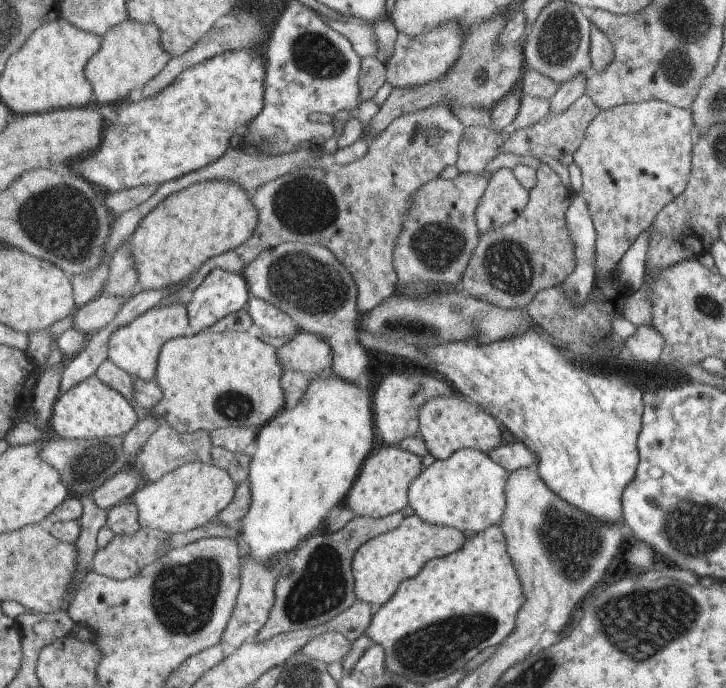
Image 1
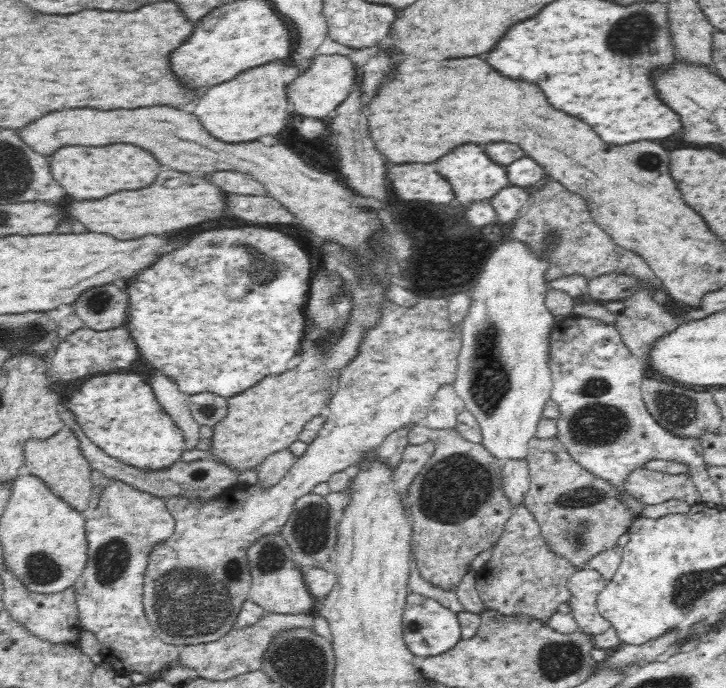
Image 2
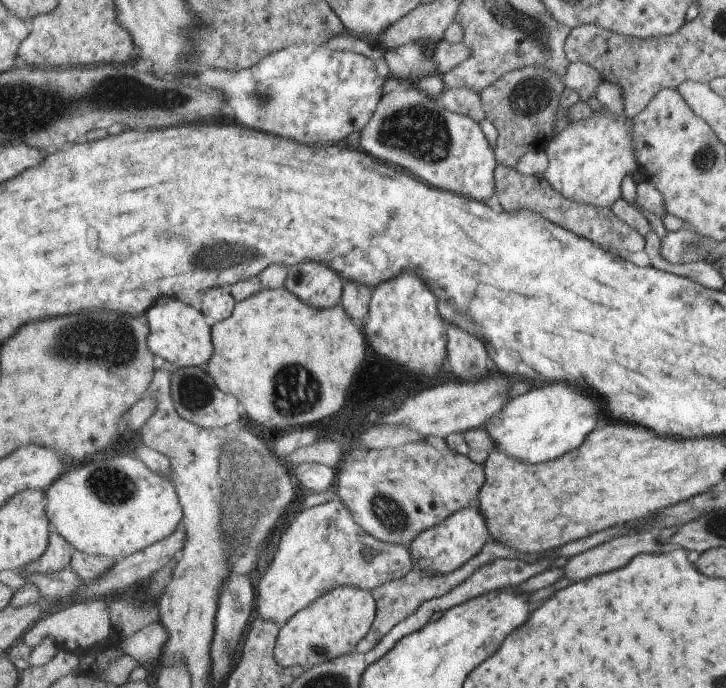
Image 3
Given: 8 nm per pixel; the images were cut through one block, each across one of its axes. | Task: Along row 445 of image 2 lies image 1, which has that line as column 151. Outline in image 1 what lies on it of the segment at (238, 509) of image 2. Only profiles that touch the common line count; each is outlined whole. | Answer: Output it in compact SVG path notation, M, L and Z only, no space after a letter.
M177 304L177 306L167 306L167 308L153 308L147 314L139 316L129 326L113 334L111 344L109 344L109 358L113 364L117 364L123 372L133 376L135 380L157 382L157 370L161 368L161 352L165 344L169 344L171 340L183 338L189 332L191 332L191 324L189 324L187 306Z

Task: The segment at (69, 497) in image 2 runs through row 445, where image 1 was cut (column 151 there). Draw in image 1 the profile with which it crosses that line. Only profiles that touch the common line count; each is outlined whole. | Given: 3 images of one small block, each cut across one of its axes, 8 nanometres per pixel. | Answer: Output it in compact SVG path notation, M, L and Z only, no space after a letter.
M125 20L103 38L103 44L97 50L97 54L93 54L85 64L85 78L93 88L97 106L121 104L141 94L141 90L163 72L163 68L169 64L173 56L161 48L159 34L161 32L159 28L155 28L155 24L139 24Z

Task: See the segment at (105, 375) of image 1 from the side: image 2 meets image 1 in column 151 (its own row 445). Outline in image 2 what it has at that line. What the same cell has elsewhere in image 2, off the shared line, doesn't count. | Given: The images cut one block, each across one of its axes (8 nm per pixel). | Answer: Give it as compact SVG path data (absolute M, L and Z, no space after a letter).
M416 424L410 430L408 444L410 446L422 446L422 444L436 444L432 452L432 460L424 466L424 470L412 480L412 486L408 488L410 496L410 510L412 510L412 556L416 558L416 568L420 576L430 582L432 586L450 586L456 588L462 580L464 574L470 572L472 568L472 550L456 550L456 546L472 546L472 542L498 542L504 534L504 526L514 514L514 504L512 500L504 494L504 476L502 476L502 462L492 456L482 444L472 444L466 442L458 436L454 436L448 430L432 430L426 424Z

